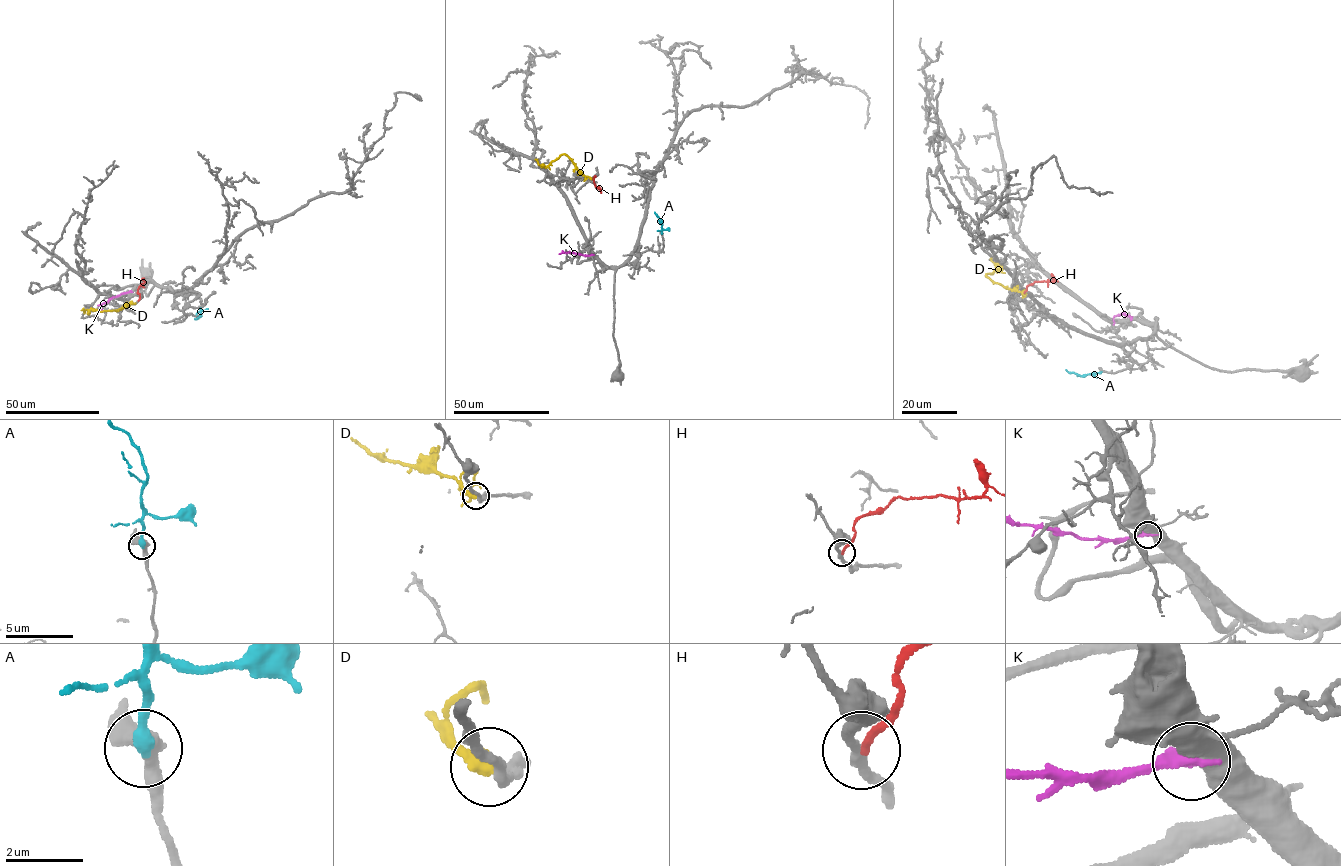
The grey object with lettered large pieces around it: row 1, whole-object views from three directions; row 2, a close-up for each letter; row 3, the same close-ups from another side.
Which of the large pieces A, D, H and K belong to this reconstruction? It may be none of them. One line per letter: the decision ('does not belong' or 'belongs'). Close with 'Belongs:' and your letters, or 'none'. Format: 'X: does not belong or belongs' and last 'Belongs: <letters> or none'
A: belongs
D: does not belong
H: does not belong
K: does not belong
Belongs: A

